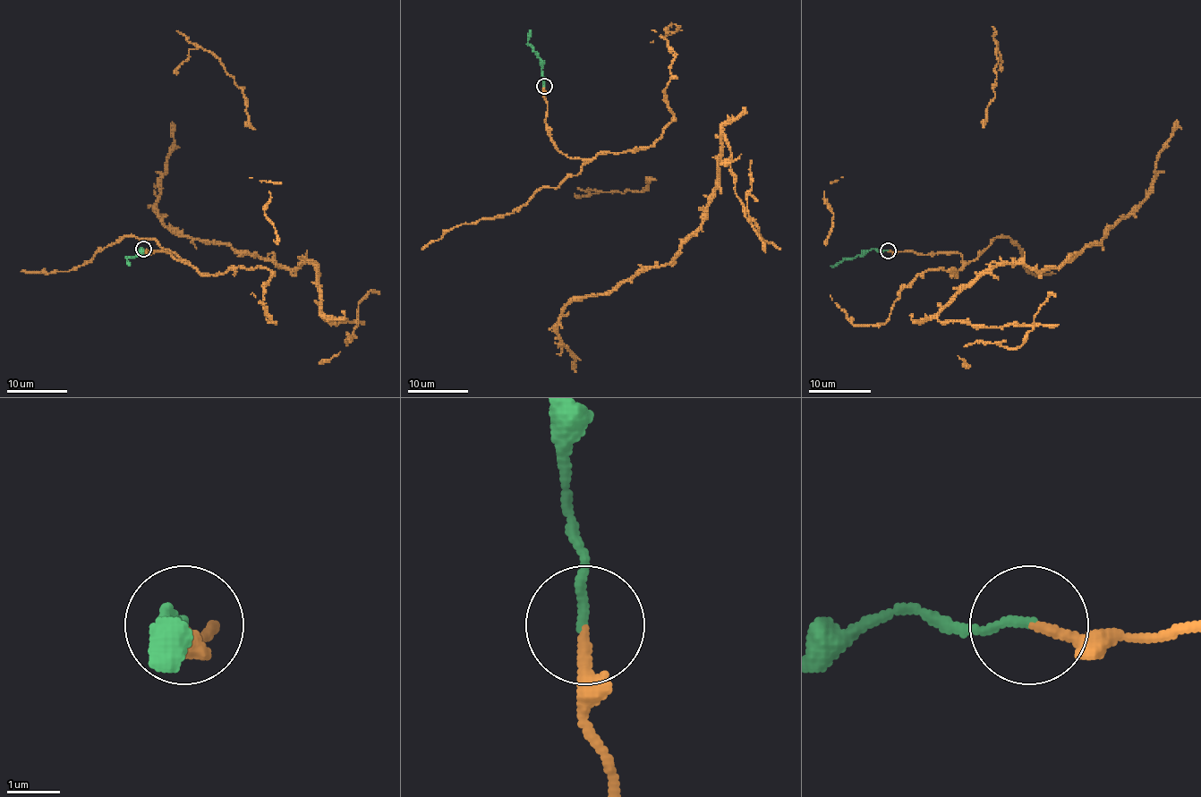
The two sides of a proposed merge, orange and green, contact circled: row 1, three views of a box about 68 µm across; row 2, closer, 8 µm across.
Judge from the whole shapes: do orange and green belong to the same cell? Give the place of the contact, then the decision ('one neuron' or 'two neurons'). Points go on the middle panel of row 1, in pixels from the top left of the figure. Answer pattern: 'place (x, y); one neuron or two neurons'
place (544, 86); one neuron

